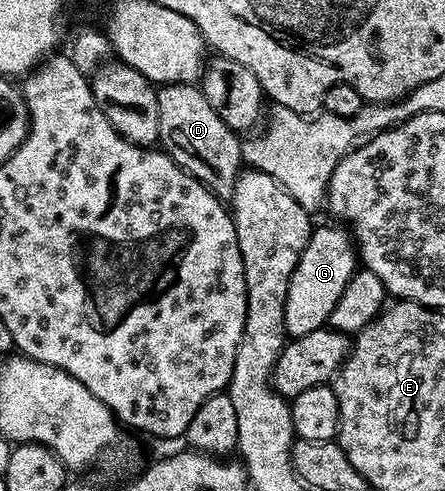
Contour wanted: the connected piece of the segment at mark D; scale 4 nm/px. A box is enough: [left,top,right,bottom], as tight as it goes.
[157,83,243,200]

